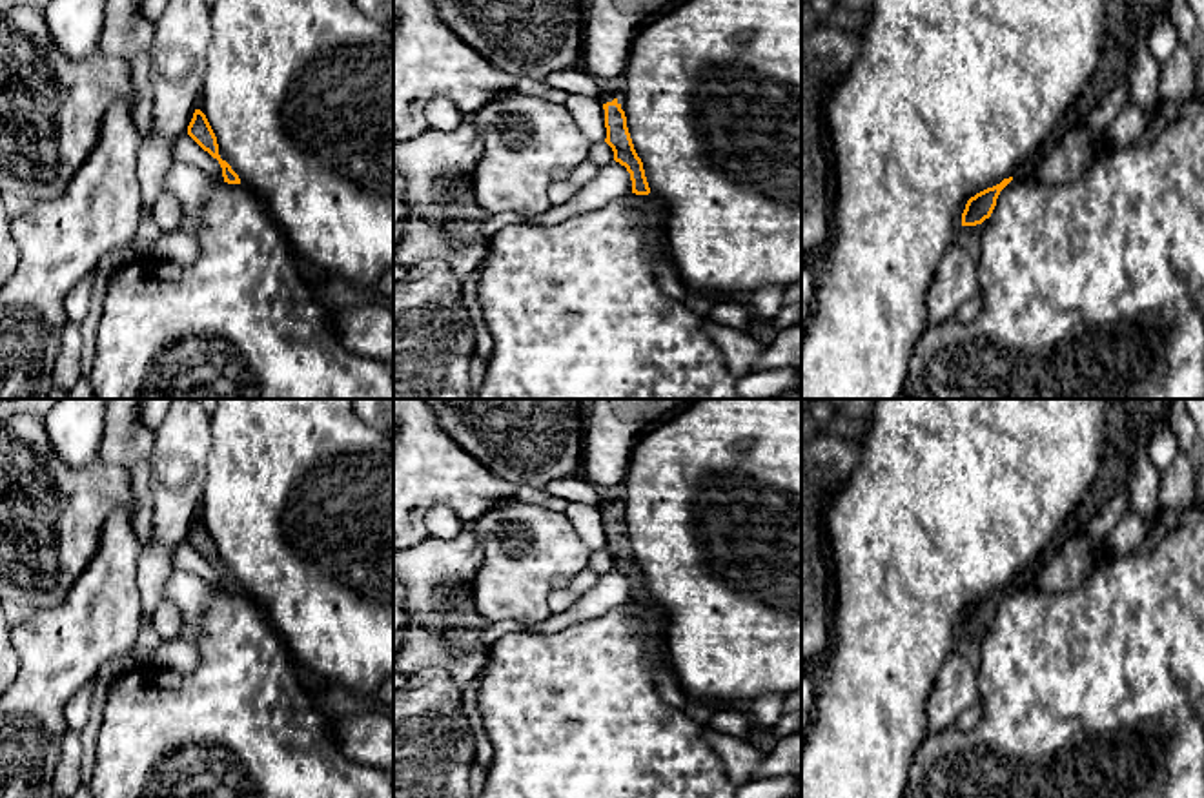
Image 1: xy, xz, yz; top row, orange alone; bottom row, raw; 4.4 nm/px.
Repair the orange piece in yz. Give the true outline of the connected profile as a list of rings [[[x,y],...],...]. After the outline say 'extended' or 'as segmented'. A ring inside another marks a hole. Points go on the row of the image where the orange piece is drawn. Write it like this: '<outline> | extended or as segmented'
[[[1013,177],[1004,179],[1000,184],[987,188],[974,197],[971,197],[962,213],[962,226],[976,226],[991,217],[1000,191],[1013,180]]] | as segmented

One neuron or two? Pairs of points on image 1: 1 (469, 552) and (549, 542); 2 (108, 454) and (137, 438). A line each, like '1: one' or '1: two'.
1: two
2: one

